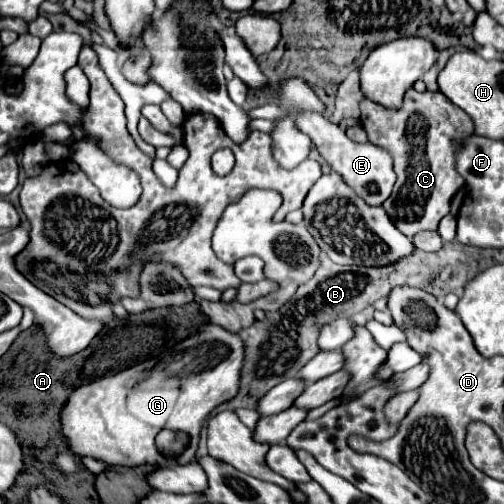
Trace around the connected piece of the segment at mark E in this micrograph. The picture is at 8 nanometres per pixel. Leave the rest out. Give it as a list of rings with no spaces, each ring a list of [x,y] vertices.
[[[303,112],[297,118],[297,126],[301,132],[305,132],[313,140],[315,148],[319,150],[321,158],[329,164],[329,168],[333,172],[337,172],[343,178],[343,182],[357,196],[361,196],[369,206],[381,206],[389,198],[393,184],[395,184],[395,172],[393,172],[391,154],[387,150],[381,150],[379,146],[375,146],[371,142],[357,144],[357,142],[349,140],[343,128],[339,128],[337,124],[331,124],[321,114],[311,114],[311,112],[305,114]]]

